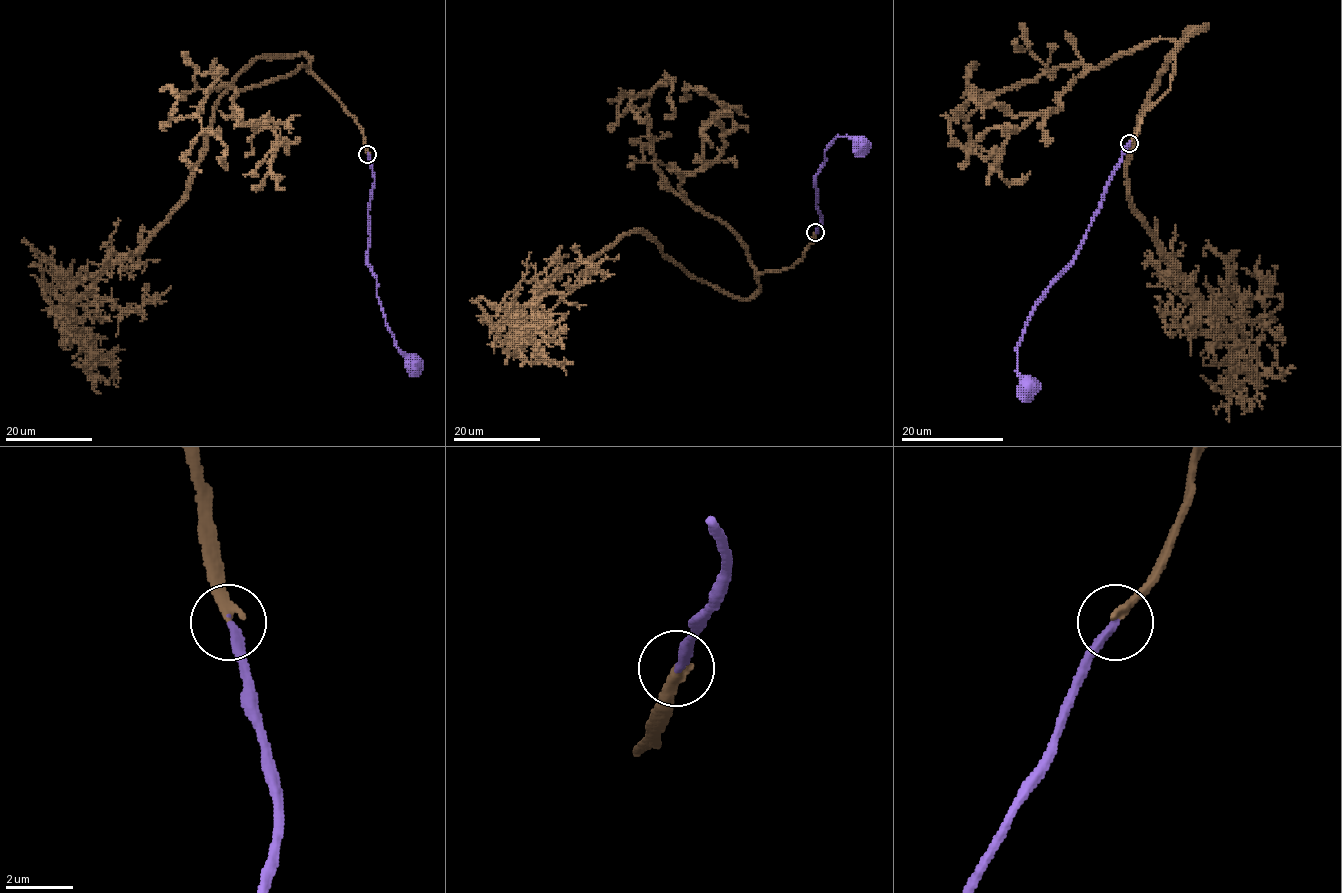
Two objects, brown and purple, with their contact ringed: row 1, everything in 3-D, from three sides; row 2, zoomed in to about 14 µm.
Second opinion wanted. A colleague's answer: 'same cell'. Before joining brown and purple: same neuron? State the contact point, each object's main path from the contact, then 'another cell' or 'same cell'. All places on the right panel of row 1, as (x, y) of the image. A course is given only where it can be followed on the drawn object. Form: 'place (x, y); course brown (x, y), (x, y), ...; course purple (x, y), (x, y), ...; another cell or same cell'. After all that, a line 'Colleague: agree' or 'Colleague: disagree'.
place (1129, 143); course brown (1129, 143), (1205, 27), (1158, 75), (1127, 200), (1229, 329), (1232, 393), (1245, 392); course purple (1129, 143), (1075, 259), (1034, 307), (1018, 348), (1018, 375), (1027, 389); another cell
Colleague: disagree

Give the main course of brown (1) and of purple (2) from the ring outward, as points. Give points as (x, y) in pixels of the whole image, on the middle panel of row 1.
1: (815, 232), (792, 267), (733, 298), (630, 231), (569, 266), (518, 319), (567, 332)
2: (815, 232), (822, 216), (816, 207), (815, 175), (825, 162), (825, 151), (837, 137), (850, 137), (861, 145)

